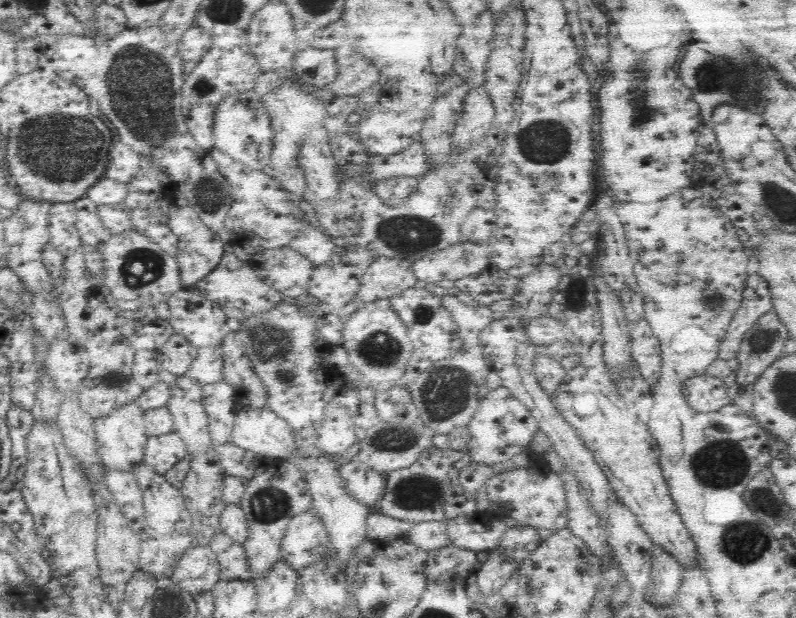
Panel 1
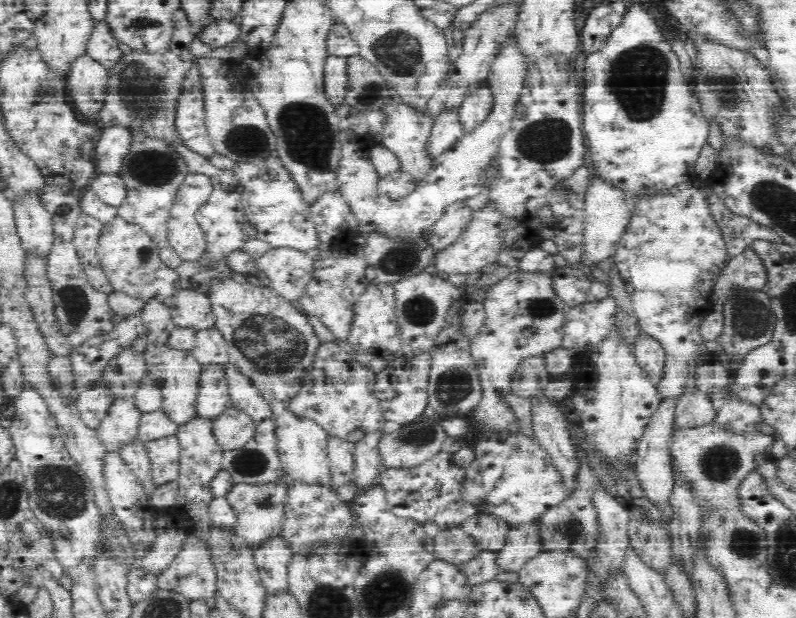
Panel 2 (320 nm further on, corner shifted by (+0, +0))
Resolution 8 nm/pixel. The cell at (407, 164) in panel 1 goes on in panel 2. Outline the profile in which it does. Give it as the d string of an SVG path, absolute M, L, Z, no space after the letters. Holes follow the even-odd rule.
M456 110L440 113L440 116L437 116L431 128L431 135L426 147L426 151L428 151L432 162L451 146L454 146L464 136L464 133Z

